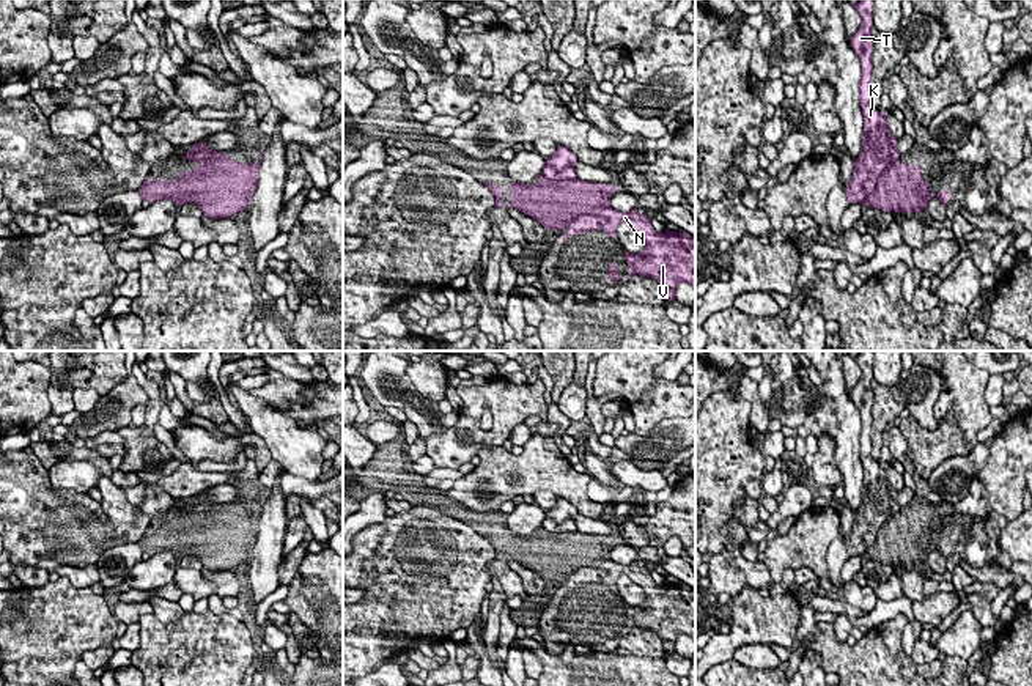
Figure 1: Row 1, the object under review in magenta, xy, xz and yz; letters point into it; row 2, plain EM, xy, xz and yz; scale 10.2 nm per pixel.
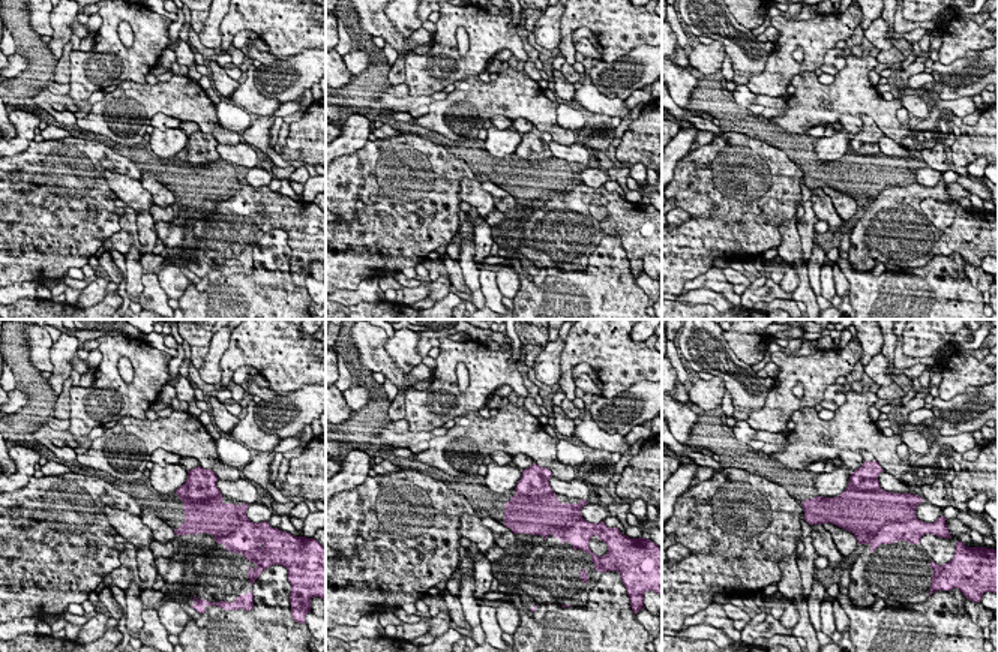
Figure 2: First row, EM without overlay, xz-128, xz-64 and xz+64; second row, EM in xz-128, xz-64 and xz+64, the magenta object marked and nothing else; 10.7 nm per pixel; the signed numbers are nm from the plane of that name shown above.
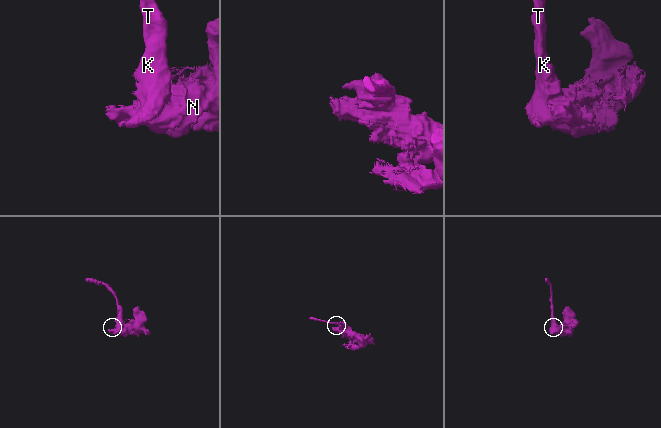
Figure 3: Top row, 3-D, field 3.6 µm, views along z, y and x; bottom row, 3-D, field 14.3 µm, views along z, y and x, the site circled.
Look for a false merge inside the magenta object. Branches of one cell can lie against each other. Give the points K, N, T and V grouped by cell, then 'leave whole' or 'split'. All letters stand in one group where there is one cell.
K T / N V; split

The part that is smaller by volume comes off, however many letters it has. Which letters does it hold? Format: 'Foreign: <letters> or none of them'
Foreign: K, T

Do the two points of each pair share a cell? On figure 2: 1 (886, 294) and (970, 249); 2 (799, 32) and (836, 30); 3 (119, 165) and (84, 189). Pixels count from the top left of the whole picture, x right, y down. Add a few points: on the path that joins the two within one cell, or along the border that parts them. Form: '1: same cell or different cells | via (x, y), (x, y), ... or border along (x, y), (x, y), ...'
1: different cells | border along (965, 260), (956, 252), (937, 254), (925, 264)
2: same cell | via (808, 32), (827, 30)
3: same cell | via (110, 165), (104, 165), (89, 180)

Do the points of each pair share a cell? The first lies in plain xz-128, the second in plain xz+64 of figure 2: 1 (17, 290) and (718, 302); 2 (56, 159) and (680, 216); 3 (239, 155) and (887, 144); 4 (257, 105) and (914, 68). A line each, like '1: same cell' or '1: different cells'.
1: same cell
2: different cells
3: same cell
4: different cells

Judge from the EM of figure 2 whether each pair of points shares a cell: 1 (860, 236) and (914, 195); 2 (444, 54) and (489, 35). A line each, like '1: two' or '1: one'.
1: one
2: one

